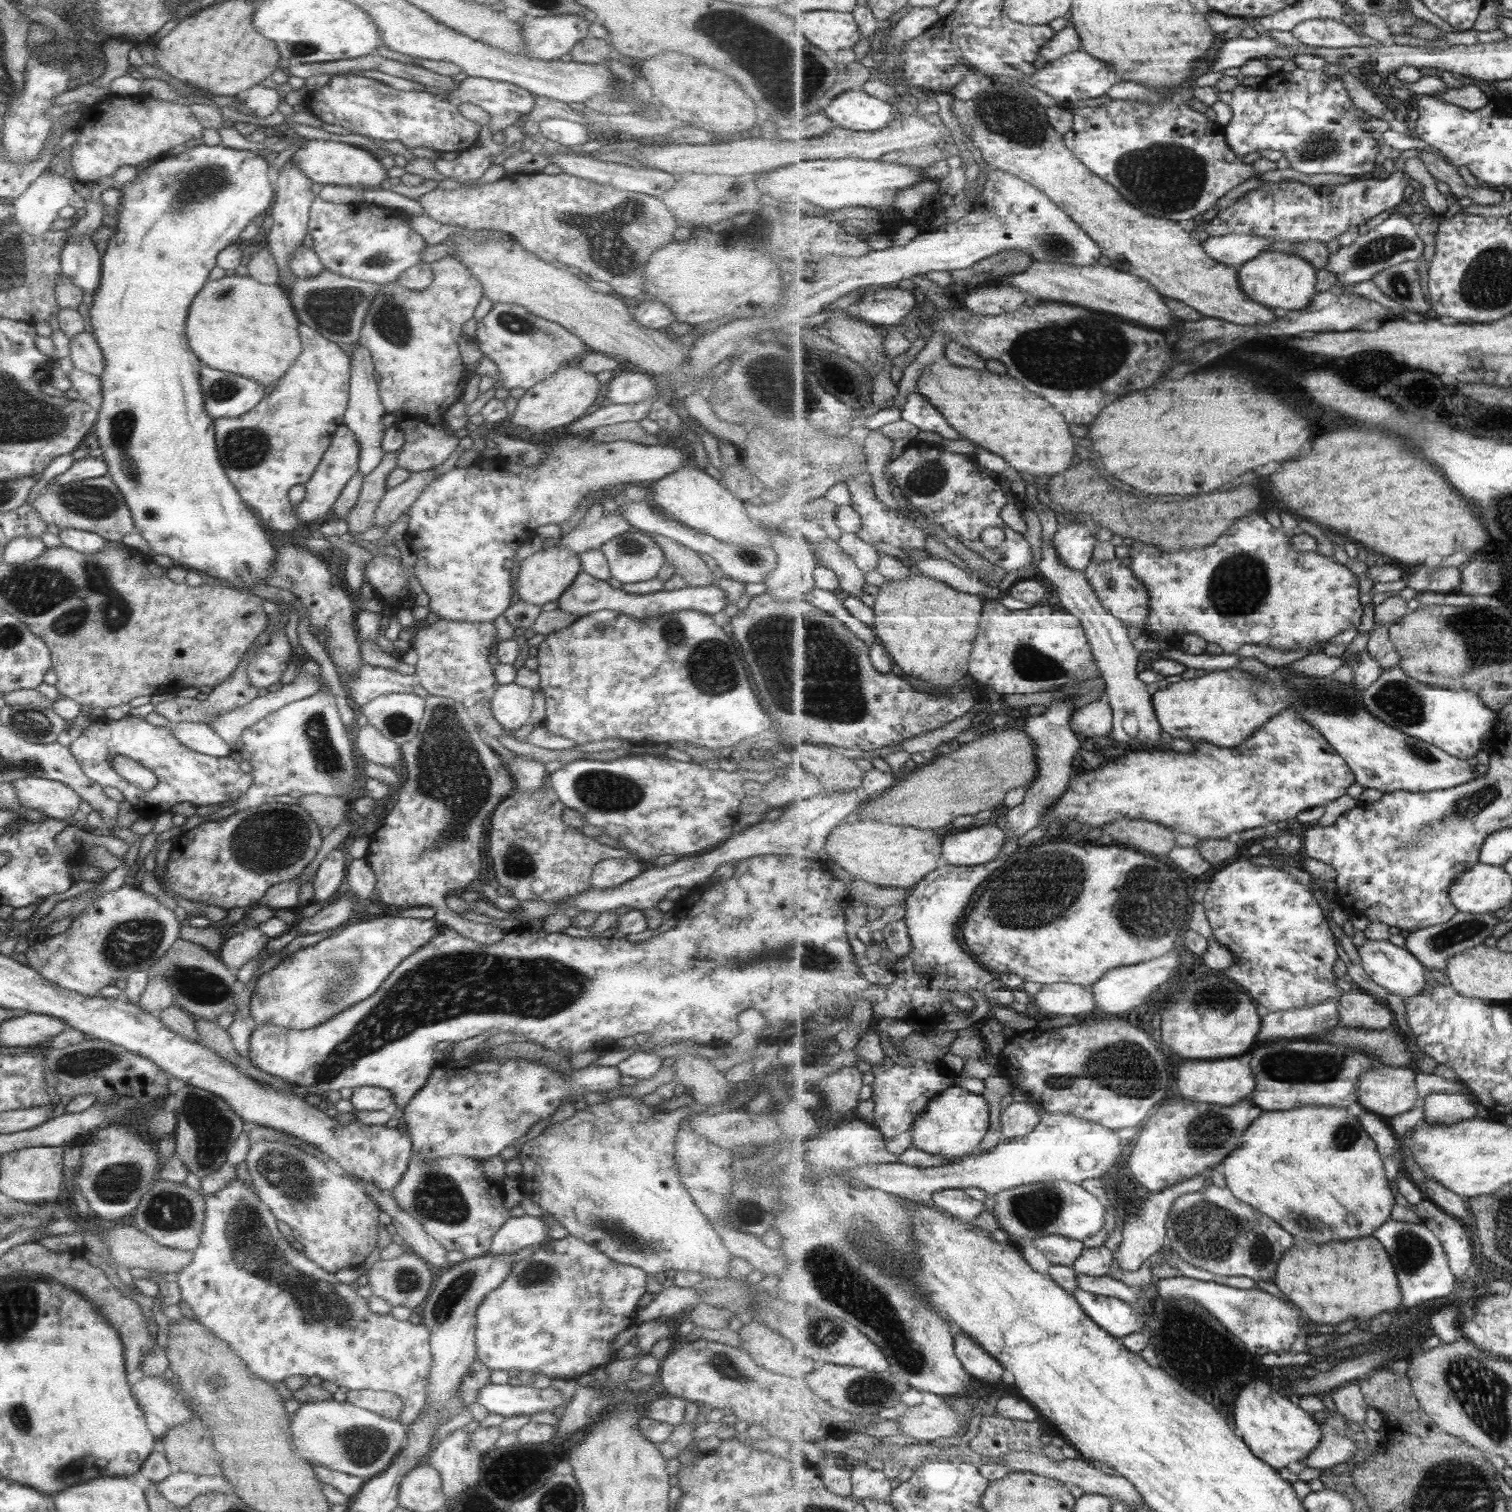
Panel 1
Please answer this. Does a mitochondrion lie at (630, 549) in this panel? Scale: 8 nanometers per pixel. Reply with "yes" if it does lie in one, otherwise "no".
yes

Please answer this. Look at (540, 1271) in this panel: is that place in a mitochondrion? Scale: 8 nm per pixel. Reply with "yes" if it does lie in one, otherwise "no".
yes

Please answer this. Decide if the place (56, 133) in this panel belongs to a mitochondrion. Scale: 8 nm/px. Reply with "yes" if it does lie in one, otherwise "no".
no

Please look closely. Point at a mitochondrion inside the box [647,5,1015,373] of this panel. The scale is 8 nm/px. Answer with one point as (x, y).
(767, 55)

